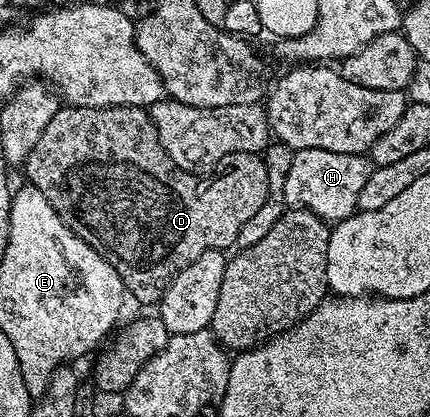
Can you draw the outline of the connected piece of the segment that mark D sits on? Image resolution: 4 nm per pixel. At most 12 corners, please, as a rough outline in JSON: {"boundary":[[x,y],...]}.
{"boundary":[[141,105],[59,107],[25,180],[157,306],[268,205],[178,169]]}

